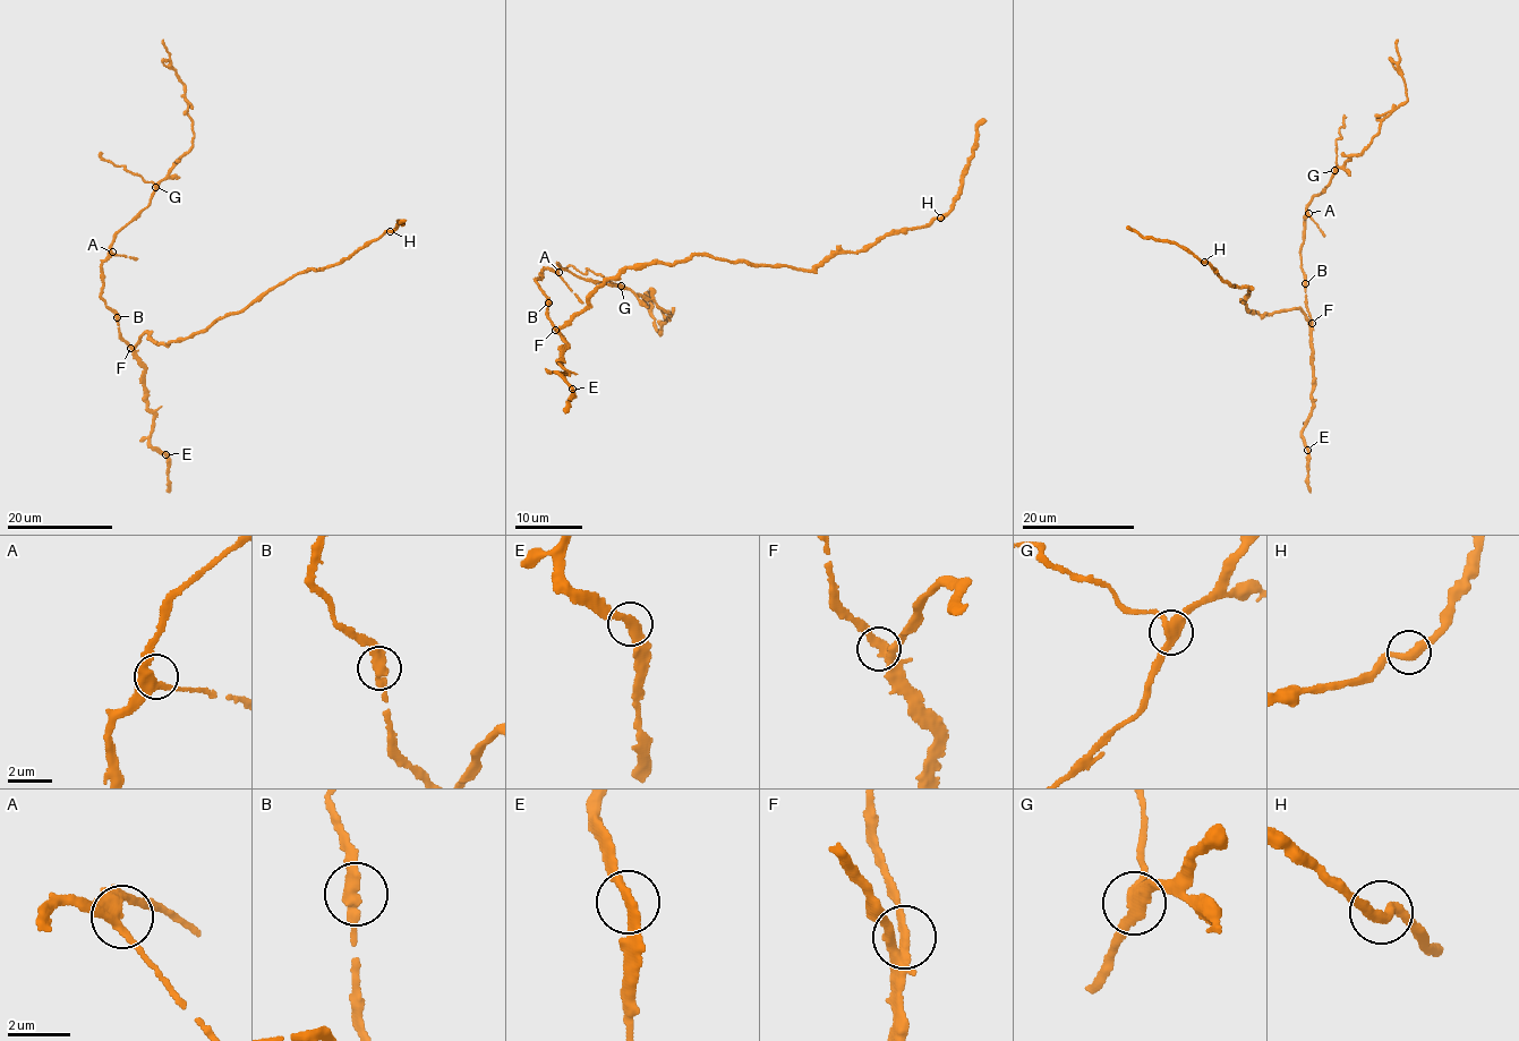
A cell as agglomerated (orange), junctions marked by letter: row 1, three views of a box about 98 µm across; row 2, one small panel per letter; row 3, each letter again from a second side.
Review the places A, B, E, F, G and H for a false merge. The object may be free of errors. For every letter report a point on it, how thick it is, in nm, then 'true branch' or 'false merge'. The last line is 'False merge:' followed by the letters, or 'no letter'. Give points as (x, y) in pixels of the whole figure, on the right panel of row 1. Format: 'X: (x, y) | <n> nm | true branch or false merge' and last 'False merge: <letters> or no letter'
A: (1308, 213) | 340 nm | true branch
B: (1305, 283) | 380 nm | true branch
E: (1307, 450) | 320 nm | true branch
F: (1312, 323) | 240 nm | true branch
G: (1334, 170) | 300 nm | false merge
H: (1204, 262) | 340 nm | true branch
False merge: G

